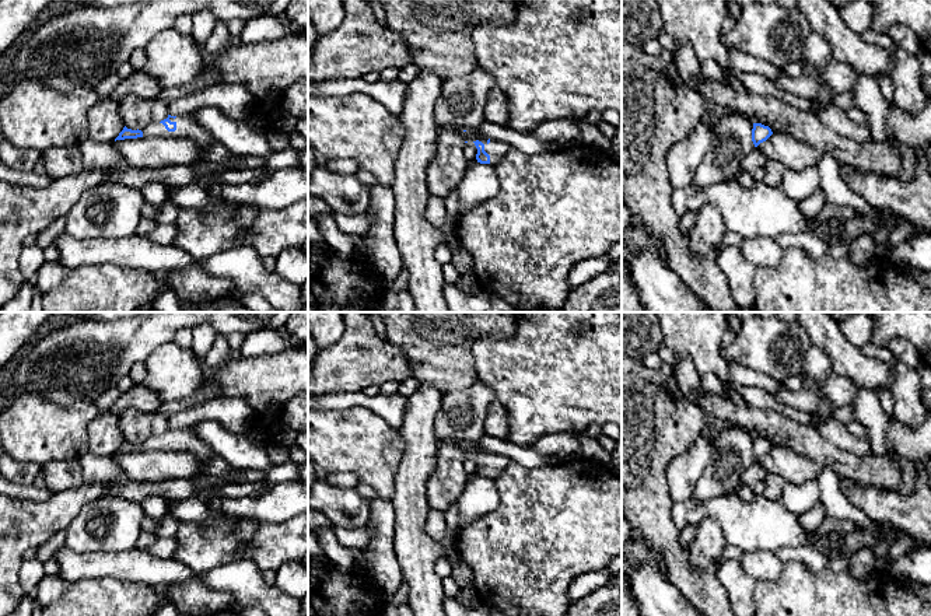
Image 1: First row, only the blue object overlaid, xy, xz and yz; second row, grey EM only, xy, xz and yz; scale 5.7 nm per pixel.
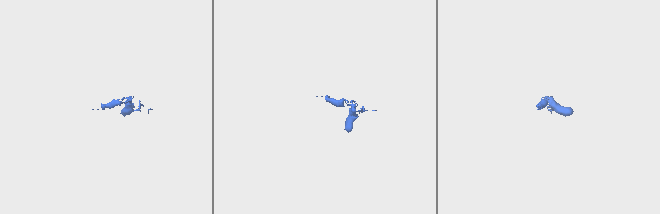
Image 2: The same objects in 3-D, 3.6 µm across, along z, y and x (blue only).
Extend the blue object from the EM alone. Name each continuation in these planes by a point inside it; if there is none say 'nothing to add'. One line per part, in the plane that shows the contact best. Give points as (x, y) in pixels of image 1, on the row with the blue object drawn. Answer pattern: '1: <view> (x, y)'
1: xy (213, 151)

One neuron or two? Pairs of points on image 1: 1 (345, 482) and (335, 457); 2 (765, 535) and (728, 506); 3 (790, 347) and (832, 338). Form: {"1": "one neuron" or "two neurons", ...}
{"1": "two neurons", "2": "one neuron", "3": "two neurons"}

